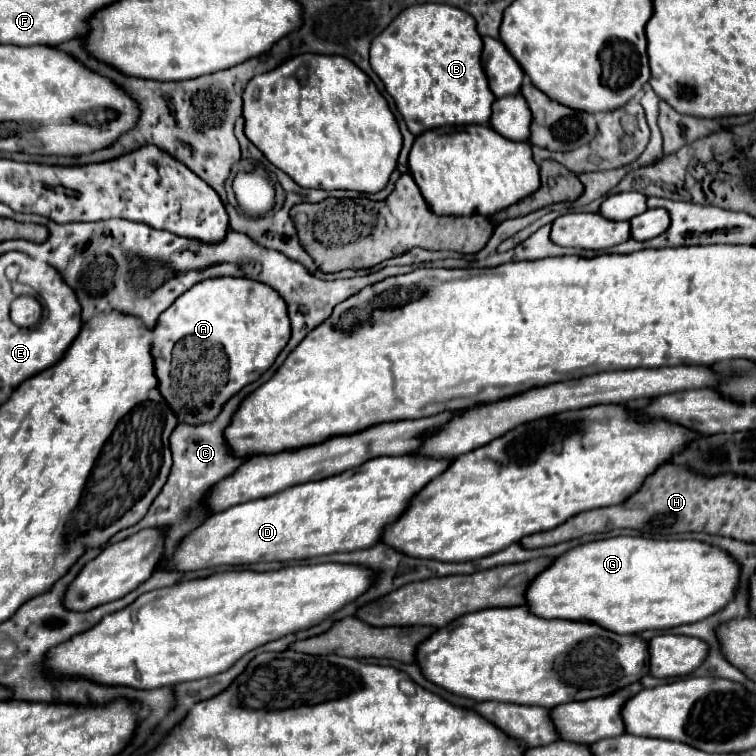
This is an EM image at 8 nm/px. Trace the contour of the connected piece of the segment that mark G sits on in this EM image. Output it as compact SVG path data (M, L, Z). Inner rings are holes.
M617 536L575 546L565 552L531 584L527 606L543 618L595 622L611 632L637 634L643 630L667 630L705 620L725 608L739 586L741 564L721 550L699 540L662 540L642 536Z

